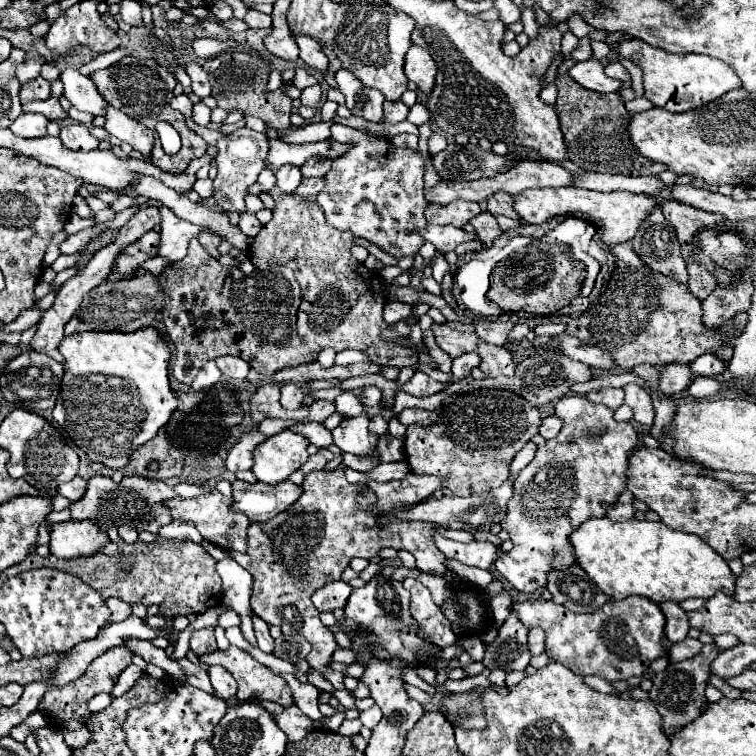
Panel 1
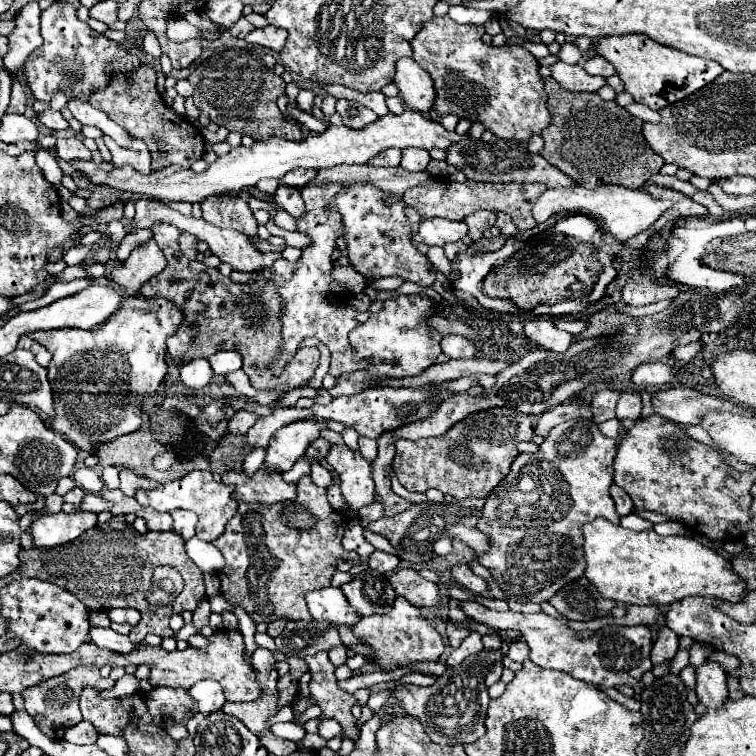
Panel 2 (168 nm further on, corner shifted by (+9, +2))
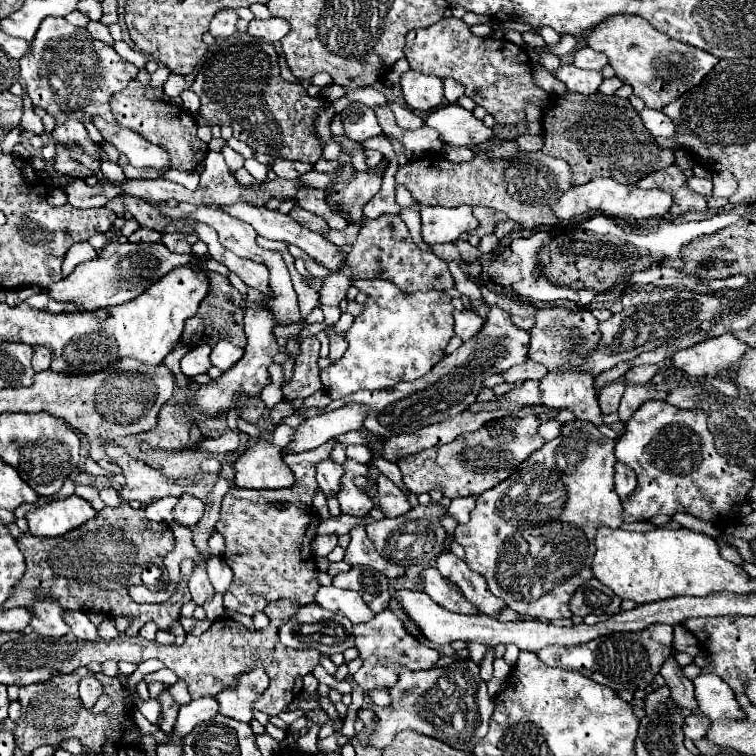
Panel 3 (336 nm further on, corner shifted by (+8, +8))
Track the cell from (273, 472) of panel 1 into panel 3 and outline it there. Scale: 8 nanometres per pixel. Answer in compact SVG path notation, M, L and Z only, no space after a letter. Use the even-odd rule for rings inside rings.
M345 405L341 409L321 413L313 419L303 421L295 429L295 435L291 437L285 449L287 453L303 453L315 449L333 437L339 437L353 429L361 429L363 419L365 419L365 409L361 405Z

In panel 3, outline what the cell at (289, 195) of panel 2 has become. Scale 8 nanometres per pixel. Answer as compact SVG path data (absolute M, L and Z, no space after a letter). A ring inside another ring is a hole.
M295 203L295 207L291 209L289 215L291 215L299 225L303 225L303 227L307 227L307 229L311 229L311 231L321 231L321 229L327 227L327 223L325 223L325 219L323 219L321 215L303 209L299 203Z

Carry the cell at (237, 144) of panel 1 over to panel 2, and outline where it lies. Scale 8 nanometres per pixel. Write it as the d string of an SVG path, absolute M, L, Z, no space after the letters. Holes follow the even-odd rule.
M220 195L208 197L202 201L202 219L216 225L234 229L242 235L246 235L250 241L258 235L258 223L242 199L220 199Z

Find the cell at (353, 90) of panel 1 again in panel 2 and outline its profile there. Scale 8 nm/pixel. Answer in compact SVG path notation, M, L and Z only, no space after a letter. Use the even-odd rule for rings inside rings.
M340 99L336 105L338 115L344 119L344 125L348 129L364 129L366 125L374 123L378 119L378 115L362 105L358 105L356 101L344 101Z

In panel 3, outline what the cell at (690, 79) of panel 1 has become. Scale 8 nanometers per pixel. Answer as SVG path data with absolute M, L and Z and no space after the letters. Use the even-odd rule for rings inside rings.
M619 15L603 21L589 33L587 43L591 49L609 57L609 65L615 69L615 75L623 83L631 85L633 93L643 99L649 109L661 109L675 101L687 89L699 85L699 81L719 63L711 53L673 41L643 17L633 15Z

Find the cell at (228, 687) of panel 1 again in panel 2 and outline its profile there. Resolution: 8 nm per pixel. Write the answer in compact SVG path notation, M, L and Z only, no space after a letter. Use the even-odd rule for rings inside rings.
M200 681L188 693L194 699L194 707L190 715L196 715L196 713L210 715L210 713L220 711L222 705L226 703L224 693L220 691L220 683L216 681Z

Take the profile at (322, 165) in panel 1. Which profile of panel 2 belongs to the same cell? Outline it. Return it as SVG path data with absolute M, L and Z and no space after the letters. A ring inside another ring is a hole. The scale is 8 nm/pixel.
M296 169L296 171L290 171L288 175L282 177L282 183L284 185L290 185L290 187L302 187L306 185L308 181L312 181L316 177L318 171L308 171L308 169Z

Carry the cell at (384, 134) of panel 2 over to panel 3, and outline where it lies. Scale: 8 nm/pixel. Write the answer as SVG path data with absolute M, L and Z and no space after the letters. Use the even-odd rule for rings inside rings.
M457 103L435 109L423 125L435 129L445 145L455 147L481 145L493 137L493 131L487 129L483 121L479 121L471 111L459 107Z

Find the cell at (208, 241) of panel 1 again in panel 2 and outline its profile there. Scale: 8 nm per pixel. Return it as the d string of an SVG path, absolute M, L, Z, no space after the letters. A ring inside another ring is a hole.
M182 233L180 235L180 251L190 259L190 261L194 261L196 259L196 255L198 255L198 251L196 251L196 237L194 235L188 235L188 233Z

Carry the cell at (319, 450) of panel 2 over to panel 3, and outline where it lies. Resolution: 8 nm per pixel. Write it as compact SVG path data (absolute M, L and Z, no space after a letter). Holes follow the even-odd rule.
M331 457L327 461L319 461L315 463L317 467L317 483L323 489L323 493L329 497L333 493L339 491L339 479L343 475L343 465L331 461Z

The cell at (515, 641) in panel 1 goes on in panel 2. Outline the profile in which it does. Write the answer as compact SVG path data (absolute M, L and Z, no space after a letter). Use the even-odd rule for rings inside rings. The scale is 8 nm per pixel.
M480 651L462 661L462 667L448 667L440 677L436 677L434 685L418 687L398 683L392 687L392 695L396 703L404 709L406 715L416 717L428 737L438 745L468 745L480 739L486 733L484 719L488 711L488 689L484 685L484 677L492 663L500 657L500 651Z

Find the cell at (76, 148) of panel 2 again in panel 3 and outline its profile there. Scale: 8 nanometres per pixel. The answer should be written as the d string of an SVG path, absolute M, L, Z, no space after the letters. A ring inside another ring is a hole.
M61 149L55 157L55 171L57 173L63 173L63 175L71 175L71 177L79 177L79 179L85 179L87 175L91 175L93 171L89 171L83 163L75 161L71 157L71 151L69 149Z

